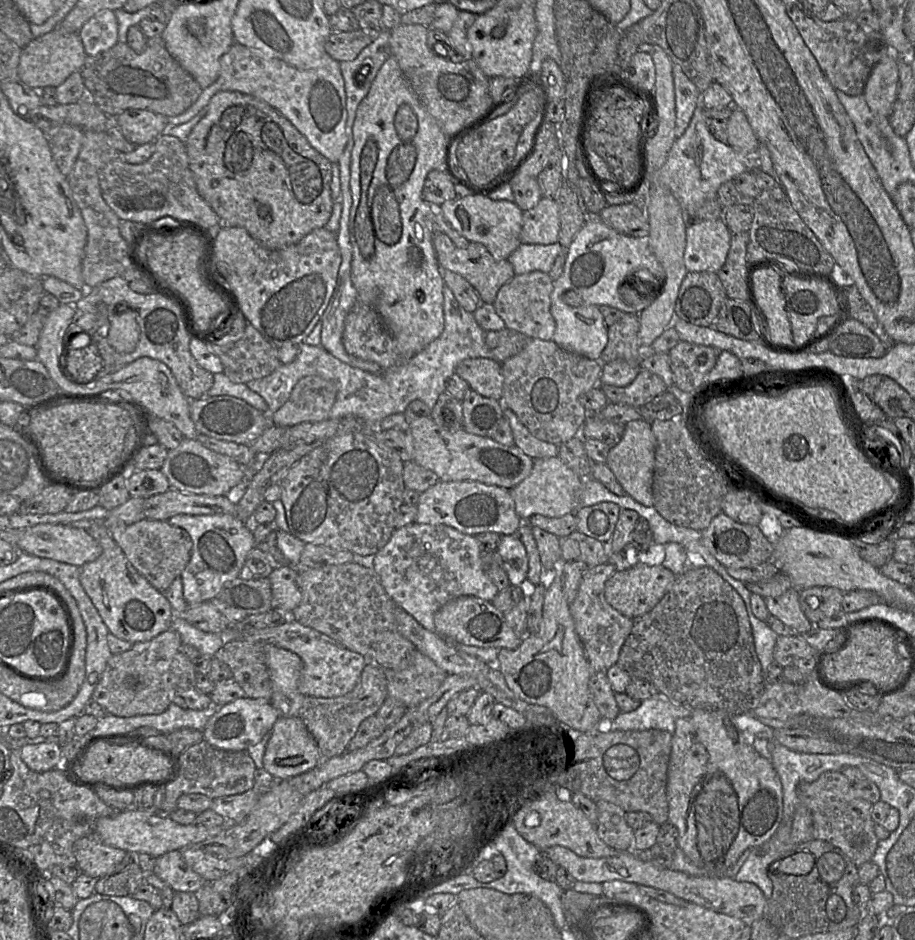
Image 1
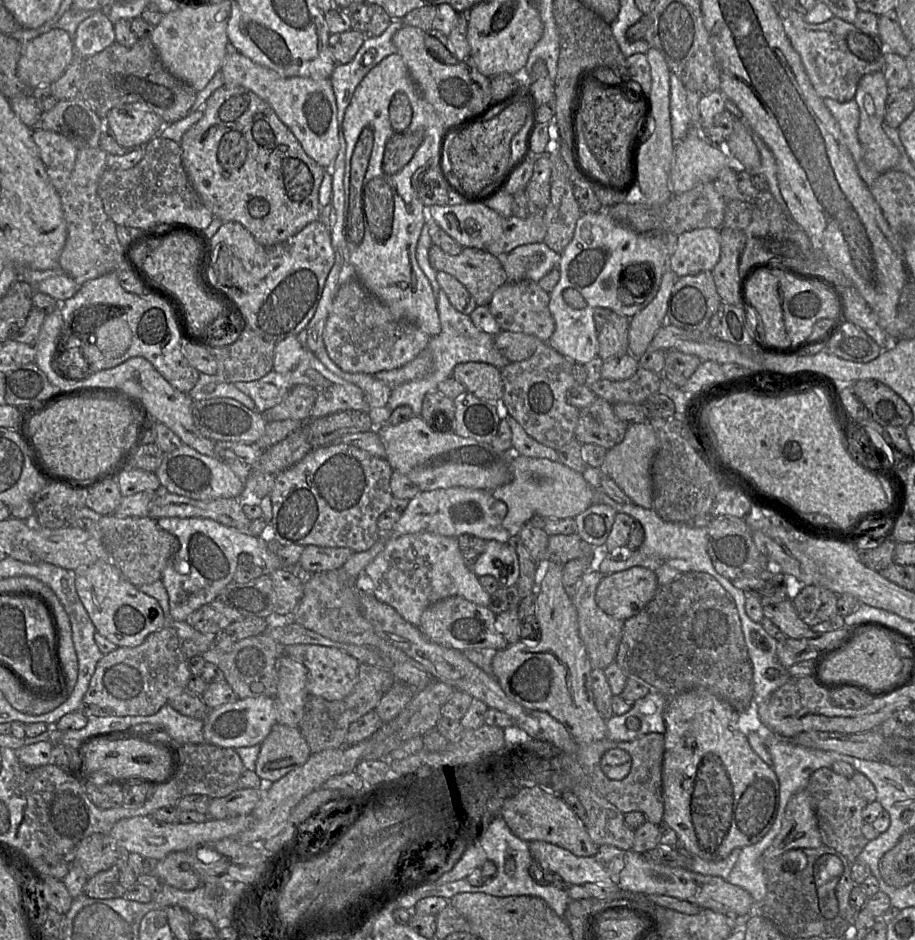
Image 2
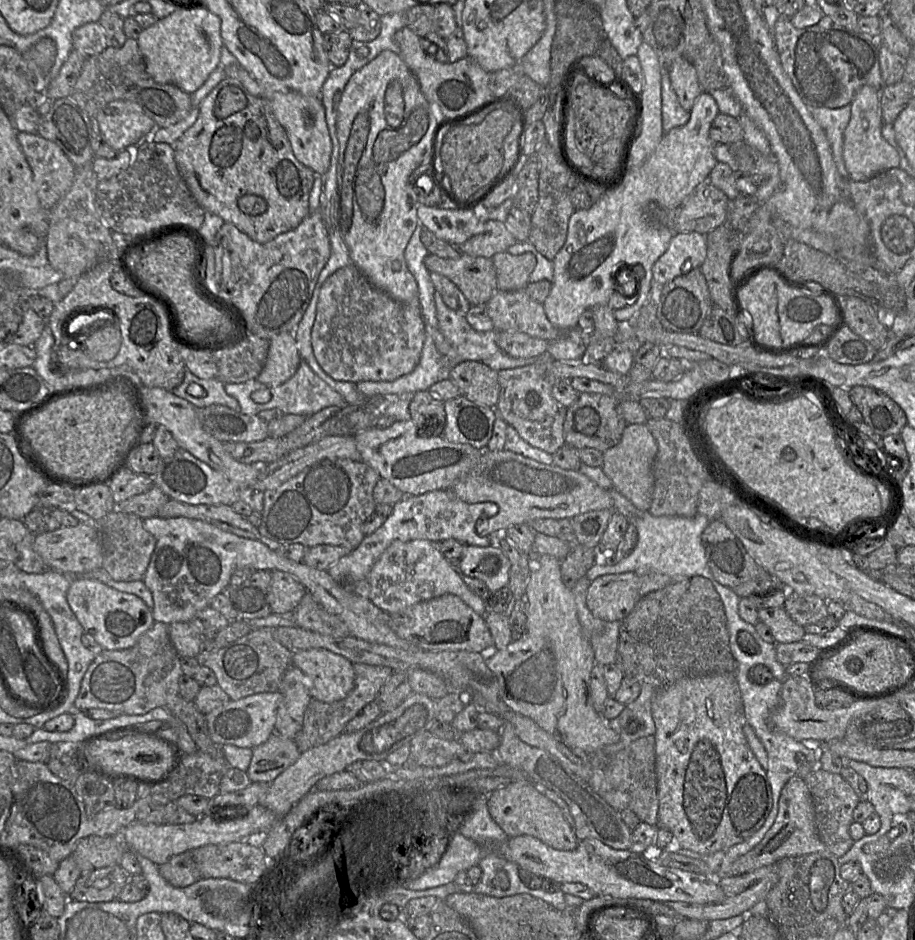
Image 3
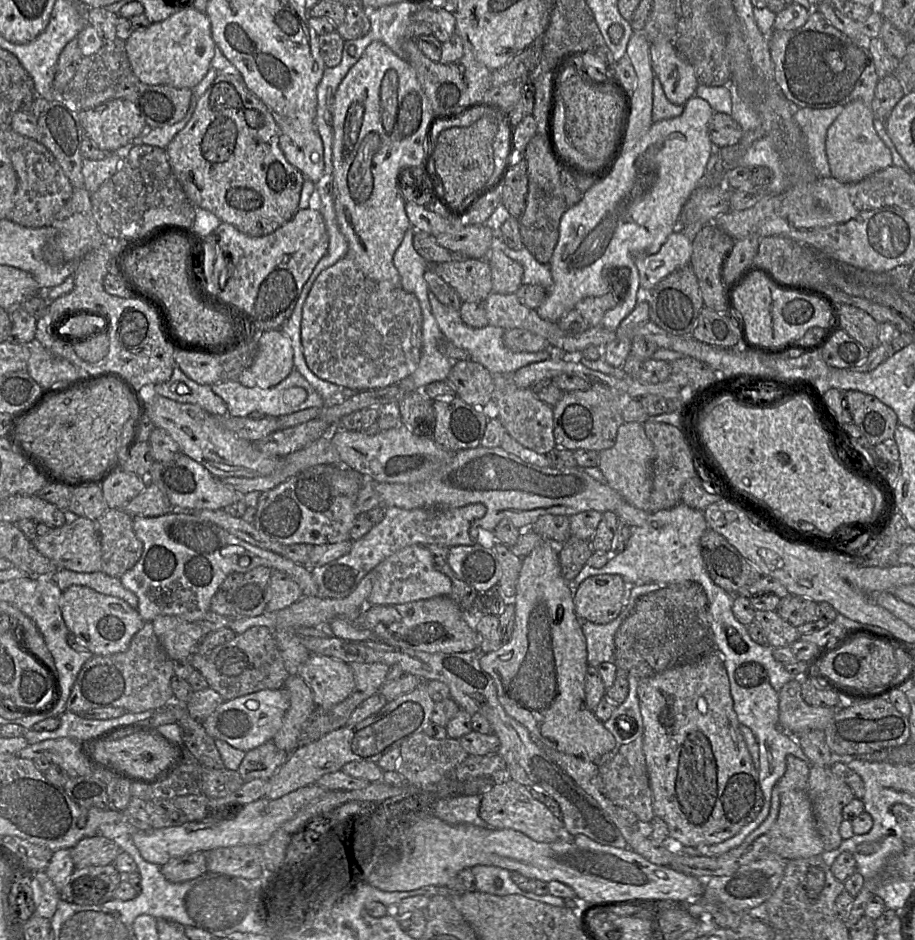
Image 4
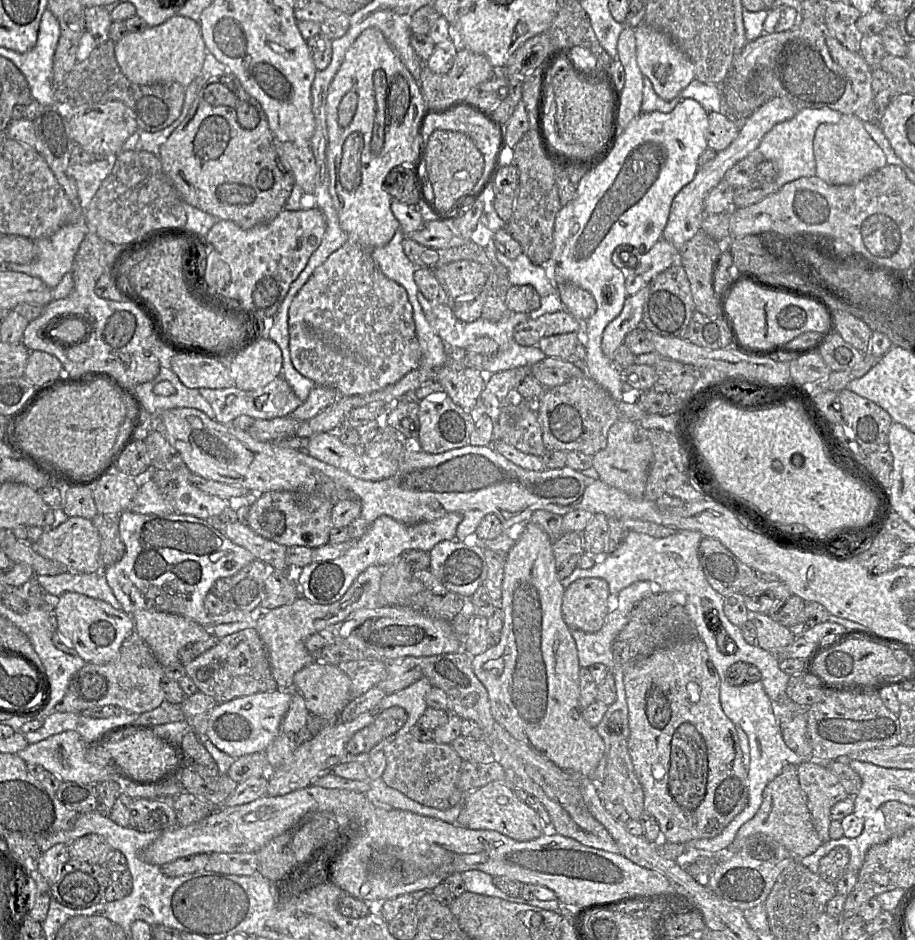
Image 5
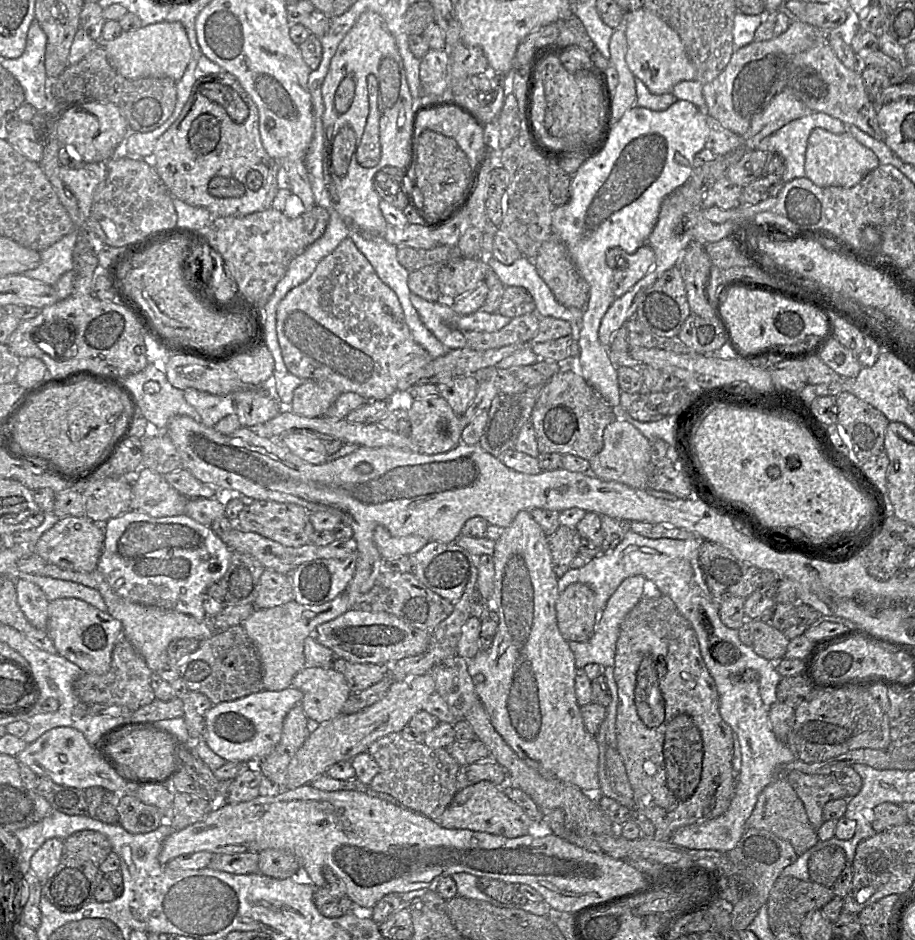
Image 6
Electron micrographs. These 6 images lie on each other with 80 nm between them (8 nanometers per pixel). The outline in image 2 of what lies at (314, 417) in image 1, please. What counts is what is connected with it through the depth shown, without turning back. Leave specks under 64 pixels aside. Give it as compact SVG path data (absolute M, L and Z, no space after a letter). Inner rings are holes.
M308 385L294 386L278 405L261 413L267 423L295 419L306 422L311 419L311 411L317 398L317 391Z

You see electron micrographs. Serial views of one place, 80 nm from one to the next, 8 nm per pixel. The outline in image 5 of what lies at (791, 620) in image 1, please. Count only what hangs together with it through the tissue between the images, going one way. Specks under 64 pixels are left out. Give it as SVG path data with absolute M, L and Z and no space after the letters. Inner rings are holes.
M750 613L749 620L753 622L757 630L758 646L768 652L774 653L793 643L795 636L768 614Z

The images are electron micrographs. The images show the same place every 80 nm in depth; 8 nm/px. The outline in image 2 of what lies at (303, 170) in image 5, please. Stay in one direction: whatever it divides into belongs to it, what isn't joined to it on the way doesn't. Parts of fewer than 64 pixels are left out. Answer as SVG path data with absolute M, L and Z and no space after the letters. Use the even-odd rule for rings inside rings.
M238 51L227 54L221 67L224 84L242 86L265 101L280 121L296 137L304 152L319 165L328 167L339 151L337 105L329 78L282 77L275 71L254 63Z

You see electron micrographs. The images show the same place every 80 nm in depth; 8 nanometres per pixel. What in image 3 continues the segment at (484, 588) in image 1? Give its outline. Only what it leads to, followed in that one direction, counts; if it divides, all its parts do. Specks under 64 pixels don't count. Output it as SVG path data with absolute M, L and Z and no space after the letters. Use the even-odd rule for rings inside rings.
M423 539L394 541L374 563L367 579L370 582L368 599L388 614L403 613L410 606L418 602L430 600L444 594L452 594L458 596L479 615L486 615L484 600L470 590L453 565L444 557L439 549L439 542Z

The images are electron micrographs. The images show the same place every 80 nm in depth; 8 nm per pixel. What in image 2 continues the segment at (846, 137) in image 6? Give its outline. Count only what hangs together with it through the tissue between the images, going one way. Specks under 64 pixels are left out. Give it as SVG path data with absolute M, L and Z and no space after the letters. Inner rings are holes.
M882 71L872 72L863 76L854 96L860 113L857 136L863 151L862 158L870 168L878 173L893 169L899 162L897 148L882 130L888 96L887 82Z

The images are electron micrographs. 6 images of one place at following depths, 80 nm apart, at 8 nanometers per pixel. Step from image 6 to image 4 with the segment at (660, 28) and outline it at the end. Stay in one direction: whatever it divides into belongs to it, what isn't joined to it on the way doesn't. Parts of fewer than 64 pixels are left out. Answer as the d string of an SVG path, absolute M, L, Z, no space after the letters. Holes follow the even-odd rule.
M669 42L651 43L650 58L655 77L671 103L684 105L695 96L699 85L695 70Z

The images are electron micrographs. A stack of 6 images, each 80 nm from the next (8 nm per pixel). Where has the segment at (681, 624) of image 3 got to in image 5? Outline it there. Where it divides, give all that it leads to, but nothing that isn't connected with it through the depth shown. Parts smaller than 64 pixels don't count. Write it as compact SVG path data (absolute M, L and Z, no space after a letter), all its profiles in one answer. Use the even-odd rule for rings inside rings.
M658 592L636 603L612 644L612 652L615 663L626 667L657 652L697 639L698 631L686 611L685 595L680 592Z

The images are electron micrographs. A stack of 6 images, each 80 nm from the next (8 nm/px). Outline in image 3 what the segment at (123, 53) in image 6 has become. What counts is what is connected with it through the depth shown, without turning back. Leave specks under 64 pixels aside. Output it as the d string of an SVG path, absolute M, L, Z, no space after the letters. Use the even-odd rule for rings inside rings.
M180 4L172 14L143 29L136 41L146 72L155 82L175 85L192 95L219 67L223 46L221 20L203 4Z

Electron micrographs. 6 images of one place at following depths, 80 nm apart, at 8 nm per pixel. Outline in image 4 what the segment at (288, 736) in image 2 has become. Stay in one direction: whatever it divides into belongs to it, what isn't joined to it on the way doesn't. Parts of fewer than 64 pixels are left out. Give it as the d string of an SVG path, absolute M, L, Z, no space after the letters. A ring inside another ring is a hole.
M268 741L246 752L237 772L244 783L254 779L269 780L289 755L290 753L277 748L272 741Z

